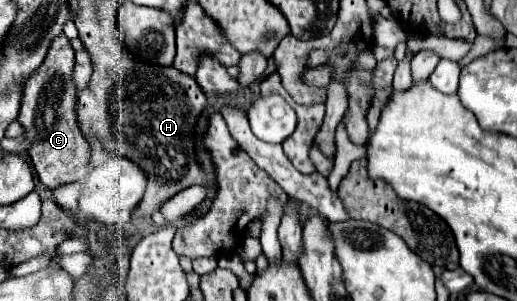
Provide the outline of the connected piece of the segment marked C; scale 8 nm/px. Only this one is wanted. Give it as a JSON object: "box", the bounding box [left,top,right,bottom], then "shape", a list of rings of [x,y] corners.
{"box":[18,34,90,190],"shape":[[[60,34],[40,68],[28,78],[24,86],[24,102],[20,104],[18,122],[24,128],[24,138],[30,140],[28,154],[36,168],[40,182],[54,190],[62,184],[78,182],[88,176],[90,166],[90,146],[82,138],[82,132],[76,122],[76,86],[72,86],[72,68],[74,68],[74,50],[66,34]]]}

